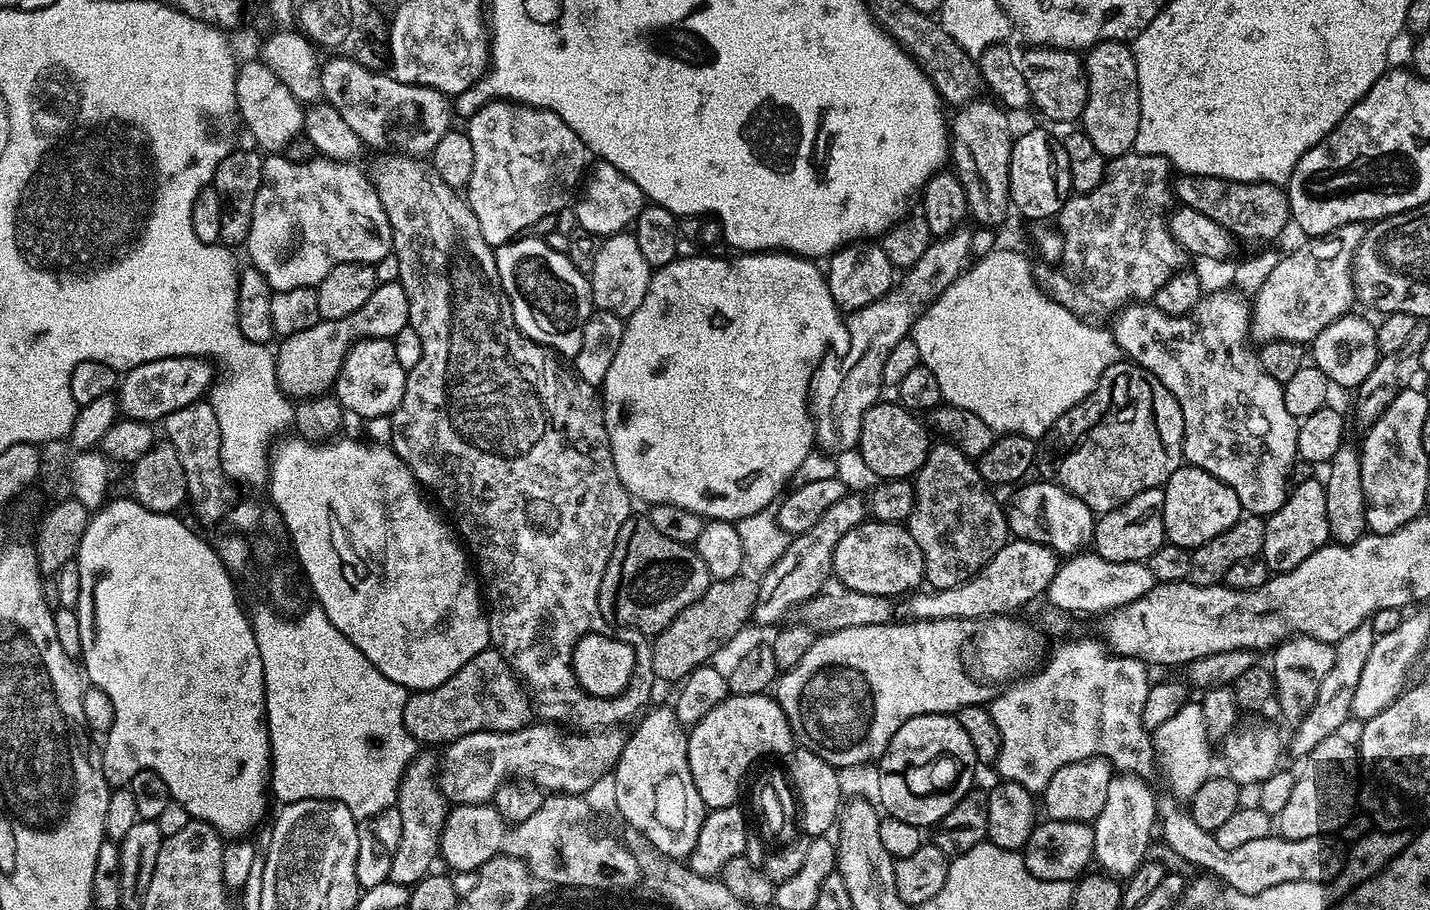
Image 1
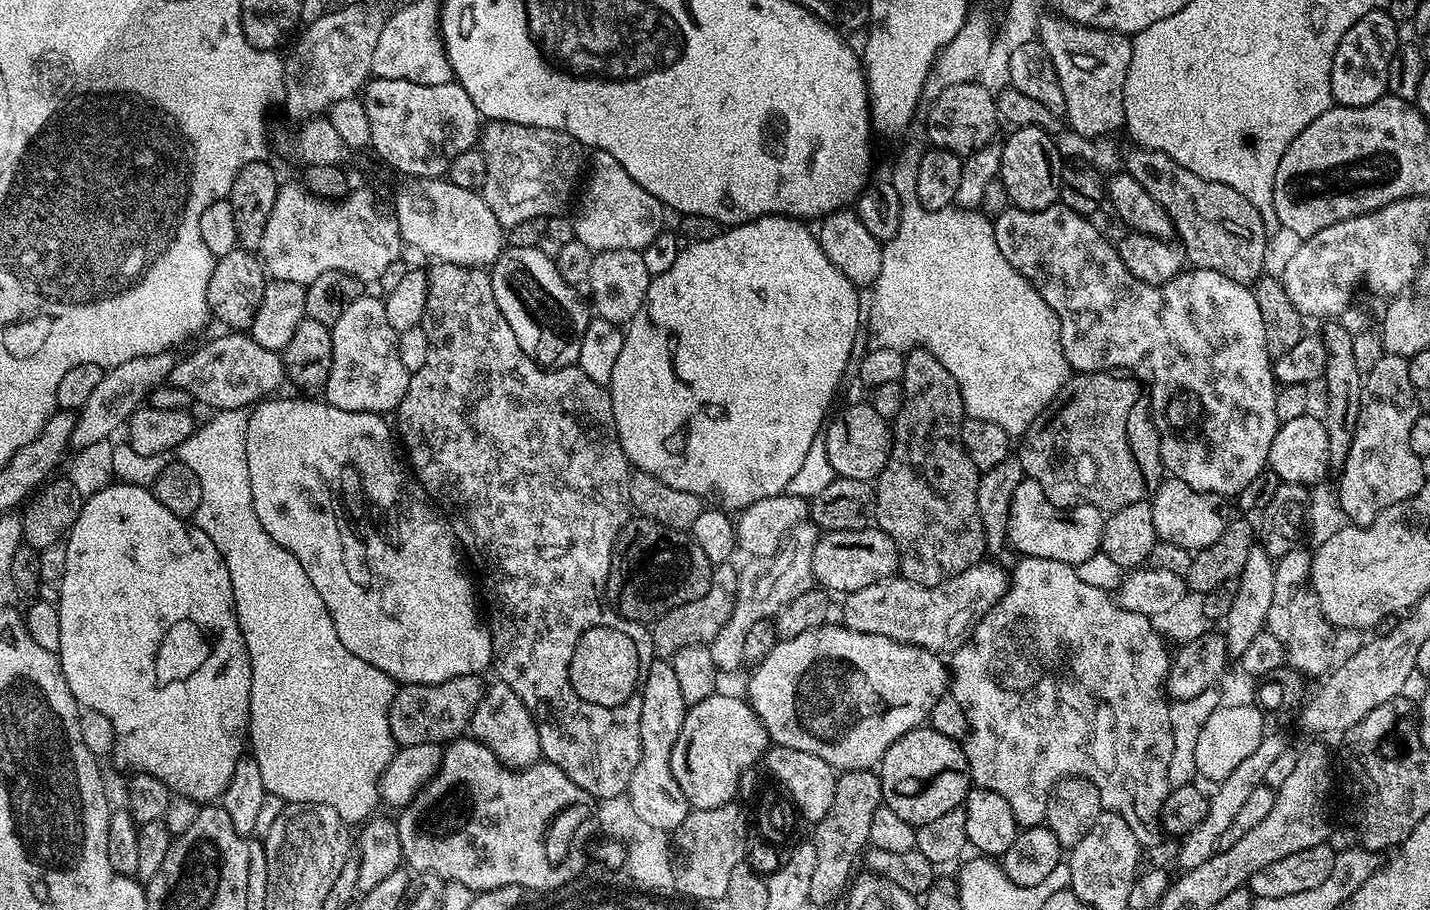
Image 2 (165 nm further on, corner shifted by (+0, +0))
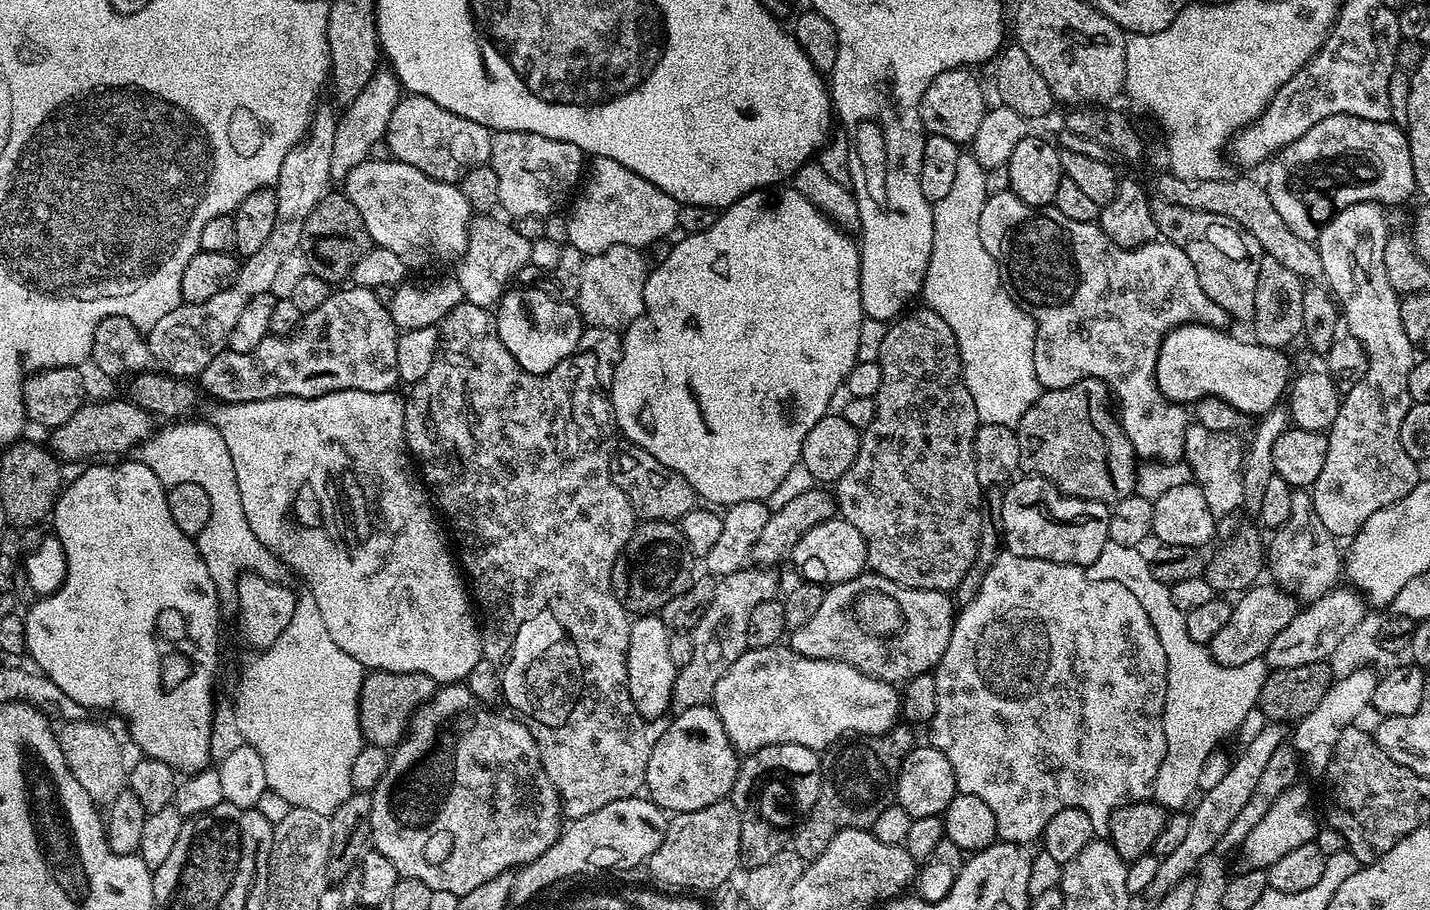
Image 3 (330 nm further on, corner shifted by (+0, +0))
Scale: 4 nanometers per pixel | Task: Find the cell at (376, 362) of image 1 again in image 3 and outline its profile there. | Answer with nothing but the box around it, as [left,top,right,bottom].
[199,287,400,404]

